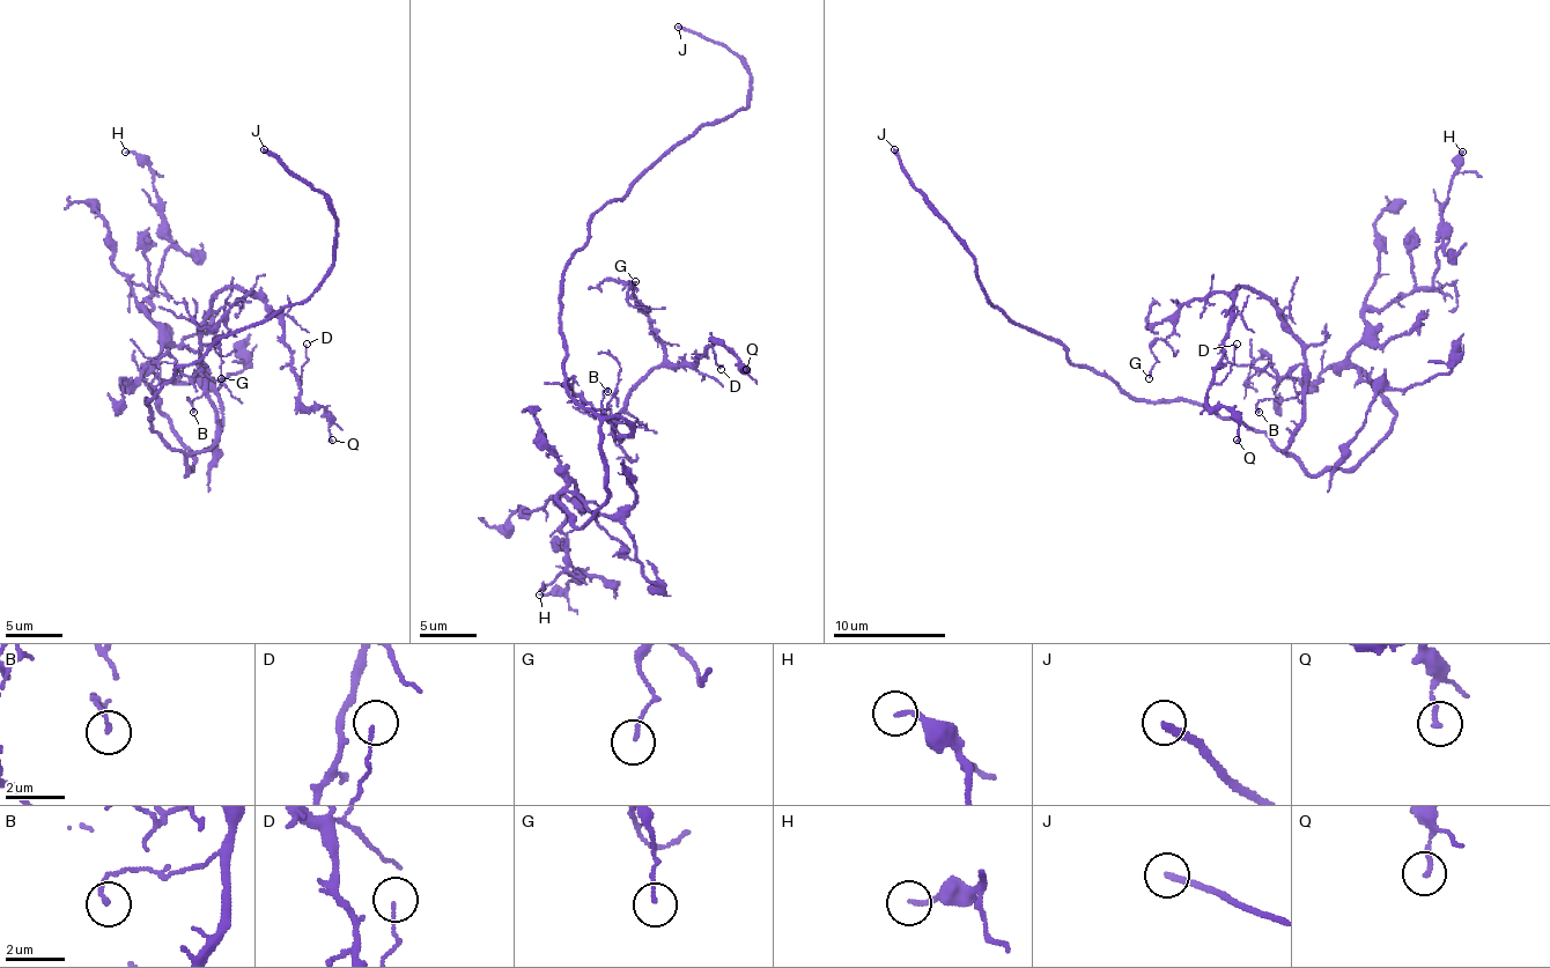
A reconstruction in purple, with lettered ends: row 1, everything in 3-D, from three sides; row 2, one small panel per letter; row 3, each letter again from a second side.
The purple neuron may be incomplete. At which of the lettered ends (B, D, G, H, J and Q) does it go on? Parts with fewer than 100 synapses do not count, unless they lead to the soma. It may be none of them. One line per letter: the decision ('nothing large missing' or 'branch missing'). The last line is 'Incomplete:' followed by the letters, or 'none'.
B: nothing large missing
D: nothing large missing
G: nothing large missing
H: nothing large missing
J: branch missing
Q: nothing large missing
Incomplete: J

